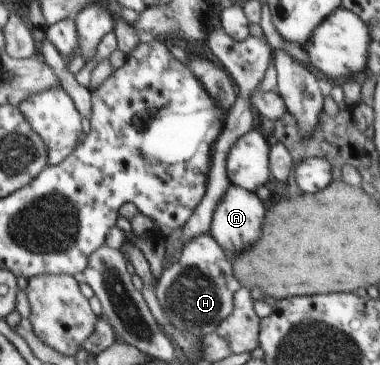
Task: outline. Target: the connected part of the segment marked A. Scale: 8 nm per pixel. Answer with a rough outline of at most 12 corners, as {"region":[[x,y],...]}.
{"region":[[231,184],[211,235],[229,256],[260,239],[266,208]]}

